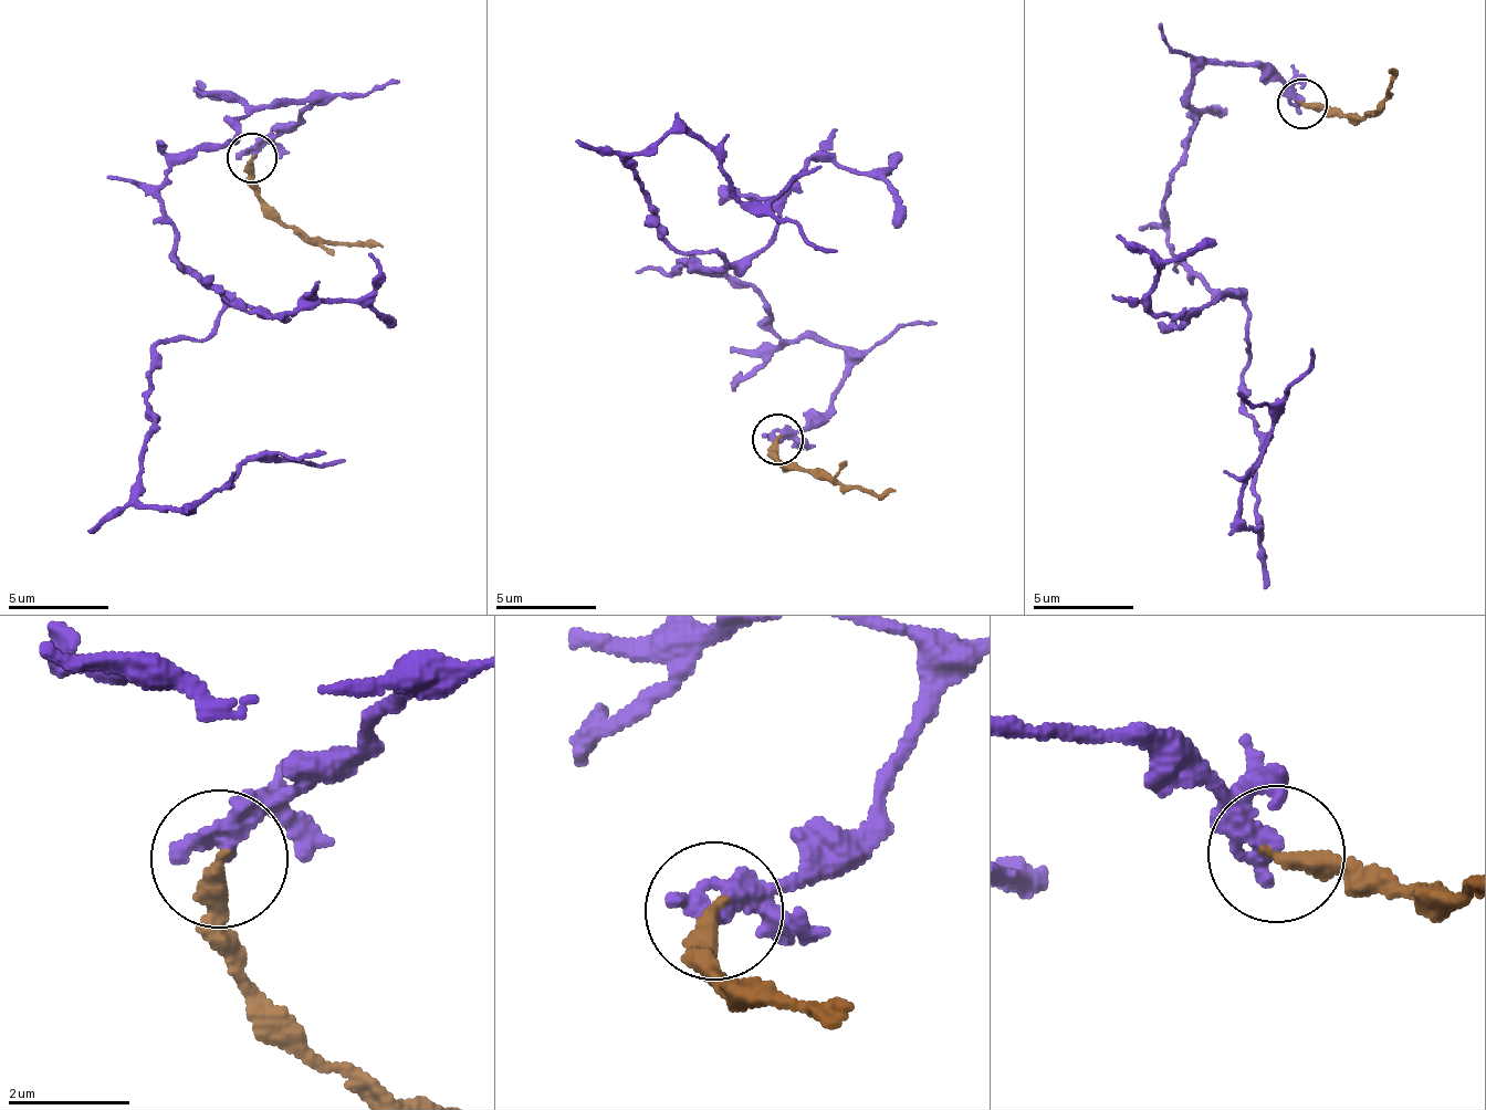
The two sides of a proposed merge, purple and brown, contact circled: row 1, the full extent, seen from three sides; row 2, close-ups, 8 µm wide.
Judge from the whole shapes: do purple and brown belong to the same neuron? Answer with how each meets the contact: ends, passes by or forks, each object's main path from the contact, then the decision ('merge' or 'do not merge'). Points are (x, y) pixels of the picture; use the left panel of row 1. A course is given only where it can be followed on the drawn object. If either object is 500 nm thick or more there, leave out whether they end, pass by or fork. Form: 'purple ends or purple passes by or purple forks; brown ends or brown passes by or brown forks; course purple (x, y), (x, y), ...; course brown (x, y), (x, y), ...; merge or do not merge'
purple ends; brown ends; course purple (250, 156), (311, 96), (255, 106), (158, 200), (225, 301), (154, 351), (140, 501), (346, 459); course brown (250, 159), (253, 187), (291, 228), (333, 243), (384, 247); merge

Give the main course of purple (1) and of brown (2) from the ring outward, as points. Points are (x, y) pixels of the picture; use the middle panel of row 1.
1: (776, 442), (846, 355), (684, 263), (736, 262), (661, 236), (631, 155), (679, 133), (838, 250)
2: (776, 439), (775, 463), (807, 470), (847, 485), (897, 491)

